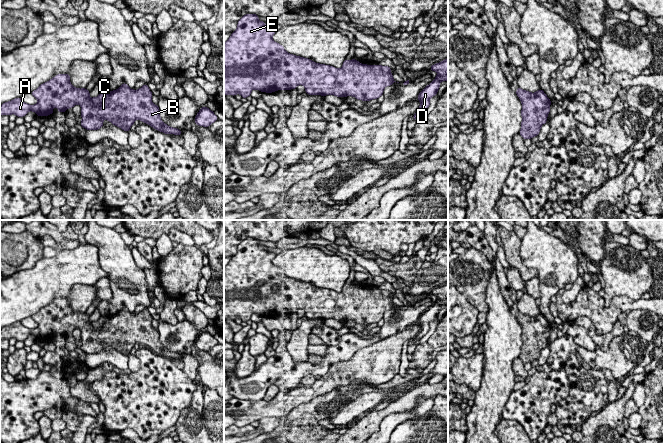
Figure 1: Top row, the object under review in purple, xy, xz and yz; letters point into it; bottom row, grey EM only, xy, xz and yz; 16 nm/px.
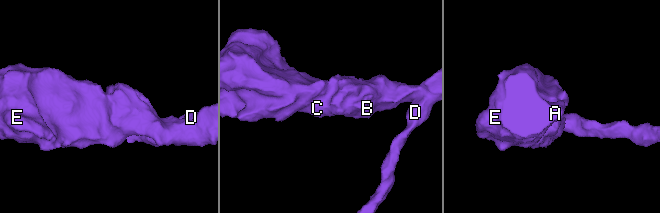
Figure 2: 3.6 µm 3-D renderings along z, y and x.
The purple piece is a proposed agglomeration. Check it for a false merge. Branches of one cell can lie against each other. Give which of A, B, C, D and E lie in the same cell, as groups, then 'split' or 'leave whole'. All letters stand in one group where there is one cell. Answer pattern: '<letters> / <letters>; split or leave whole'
A B C D E; leave whole

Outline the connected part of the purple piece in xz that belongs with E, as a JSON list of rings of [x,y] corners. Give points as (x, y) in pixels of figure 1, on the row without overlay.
[[[246,238],[238,245],[237,253],[231,258],[229,263],[224,267],[224,319],[240,318],[242,322],[251,319],[253,313],[261,316],[272,317],[278,314],[291,314],[297,312],[298,309],[305,311],[308,319],[335,319],[337,321],[353,320],[357,324],[370,325],[378,323],[383,319],[384,312],[396,306],[393,298],[390,296],[392,292],[382,289],[361,288],[359,285],[345,283],[340,293],[334,290],[316,287],[308,282],[296,280],[288,277],[282,269],[275,266],[272,260],[277,254],[269,252],[264,245],[258,244],[256,238]]]

